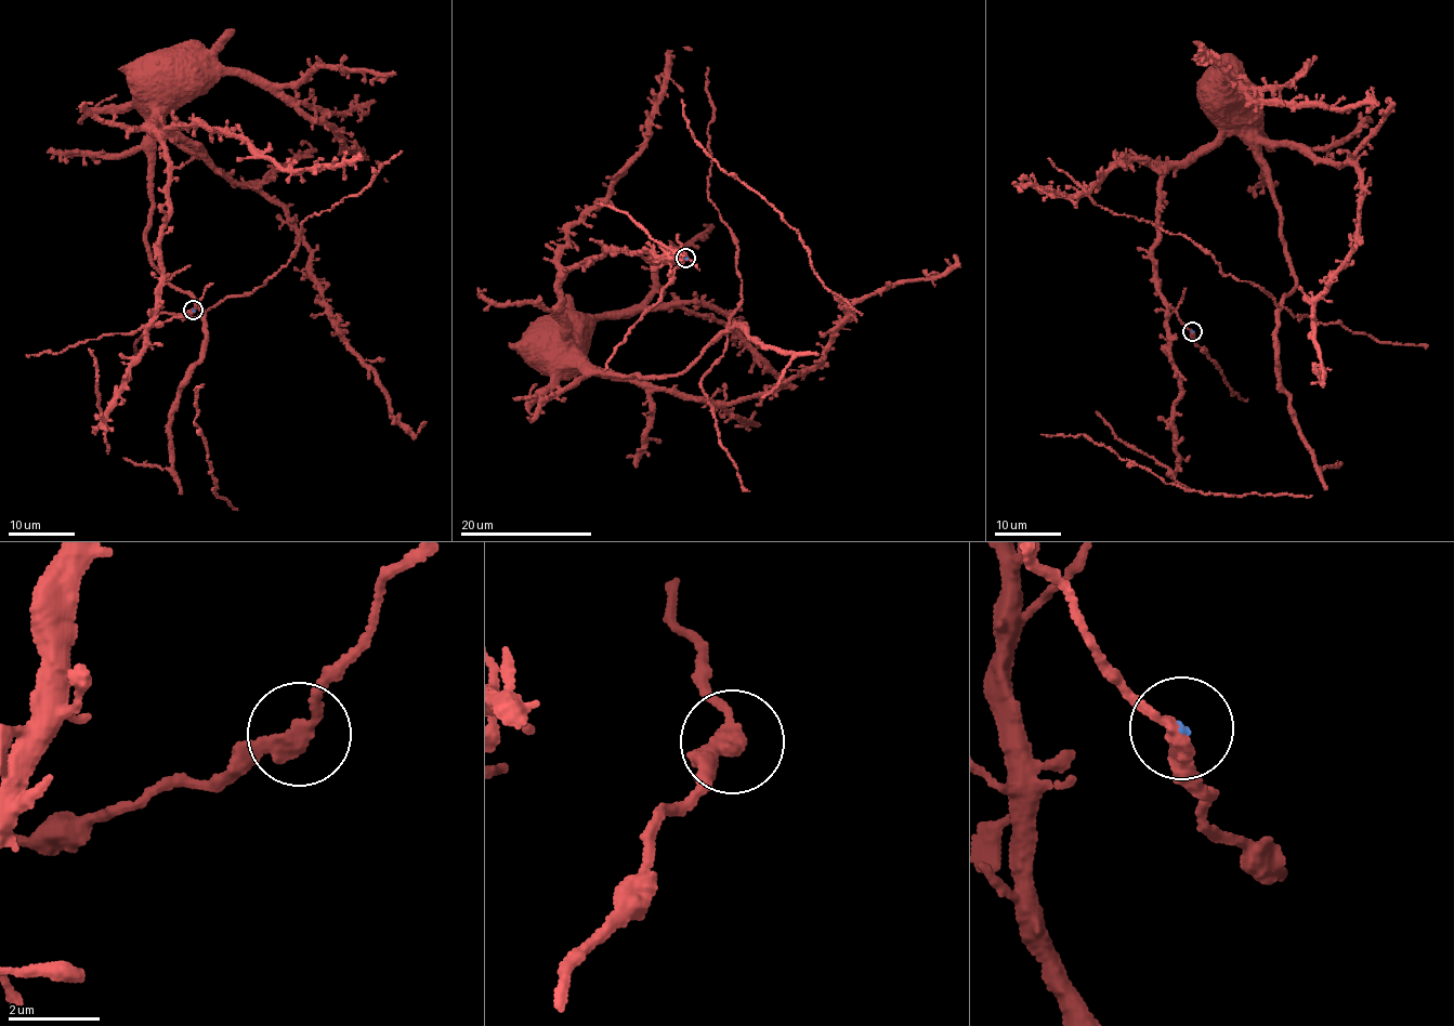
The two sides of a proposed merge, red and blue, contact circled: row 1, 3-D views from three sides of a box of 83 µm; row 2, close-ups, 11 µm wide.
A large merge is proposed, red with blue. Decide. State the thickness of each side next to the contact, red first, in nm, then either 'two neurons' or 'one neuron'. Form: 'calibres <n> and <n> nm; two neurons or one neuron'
calibres 320 and 50 nm; two neurons

